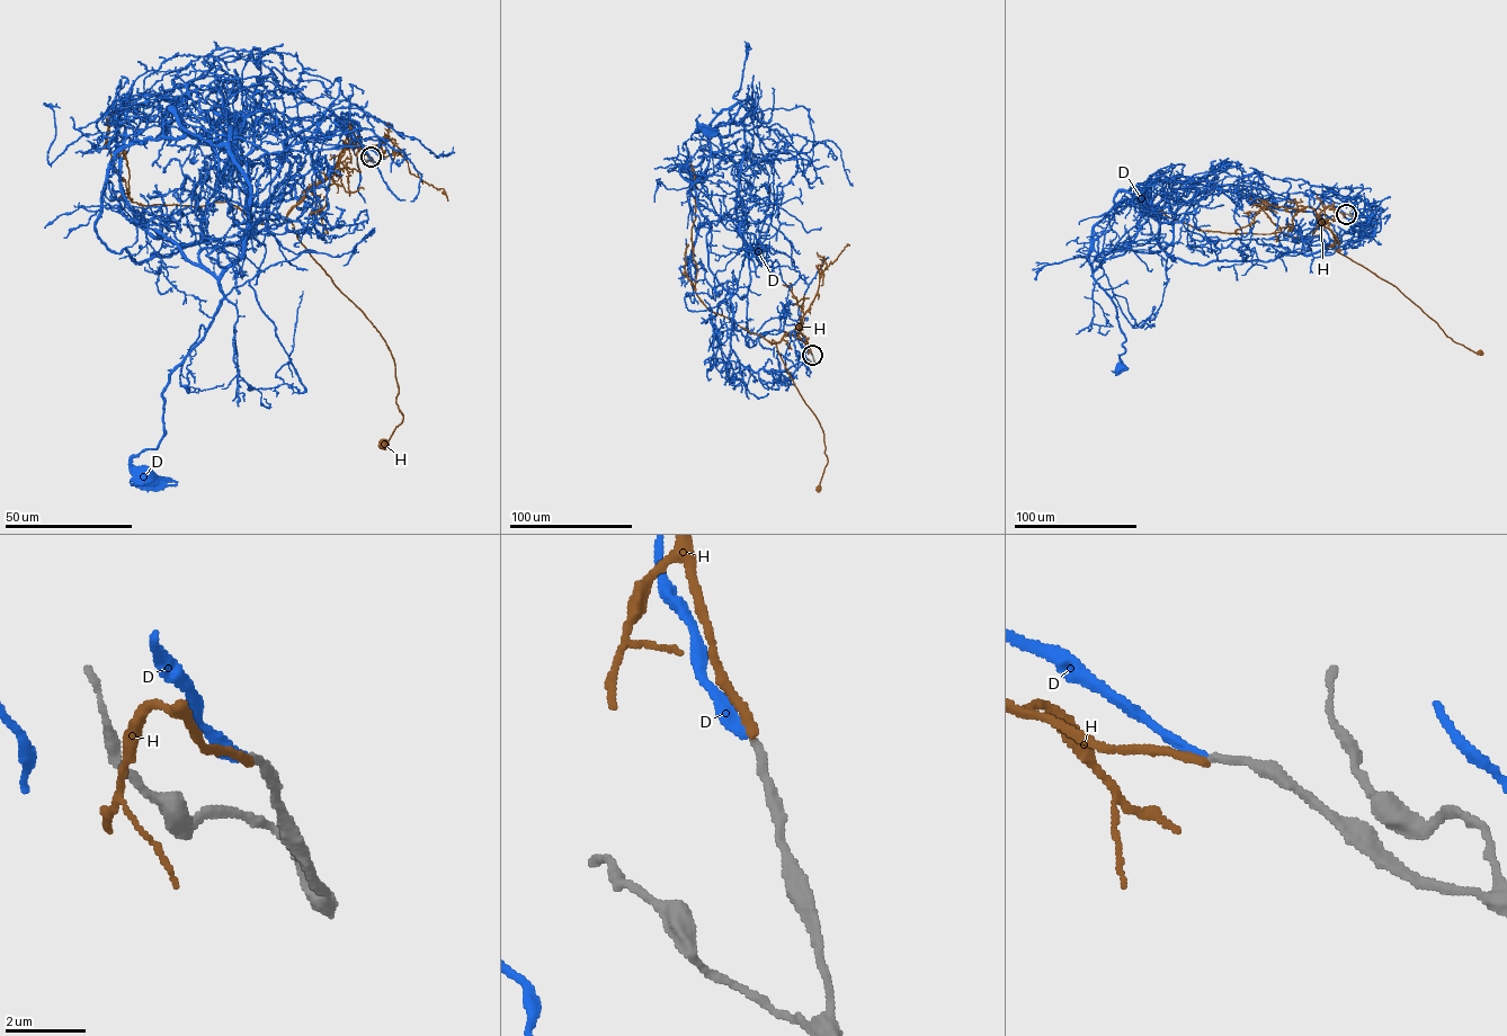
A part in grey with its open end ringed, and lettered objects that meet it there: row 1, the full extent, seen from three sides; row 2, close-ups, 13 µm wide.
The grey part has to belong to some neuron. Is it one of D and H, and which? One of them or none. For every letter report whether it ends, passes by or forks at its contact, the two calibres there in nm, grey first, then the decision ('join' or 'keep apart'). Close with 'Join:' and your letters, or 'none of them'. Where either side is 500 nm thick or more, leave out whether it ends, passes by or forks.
D: it ends; calibres 200 and 300 nm; join
H: it ends; calibres 200 and 240 nm; keep apart
Join: D

